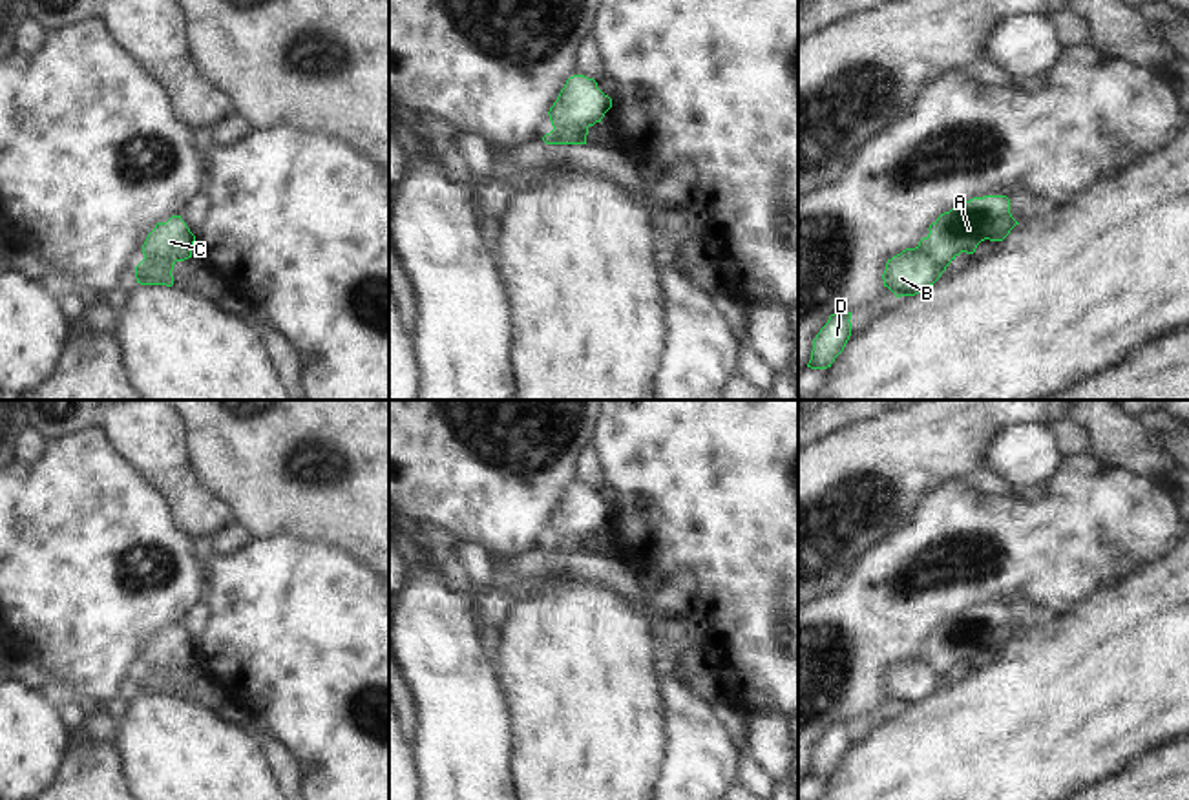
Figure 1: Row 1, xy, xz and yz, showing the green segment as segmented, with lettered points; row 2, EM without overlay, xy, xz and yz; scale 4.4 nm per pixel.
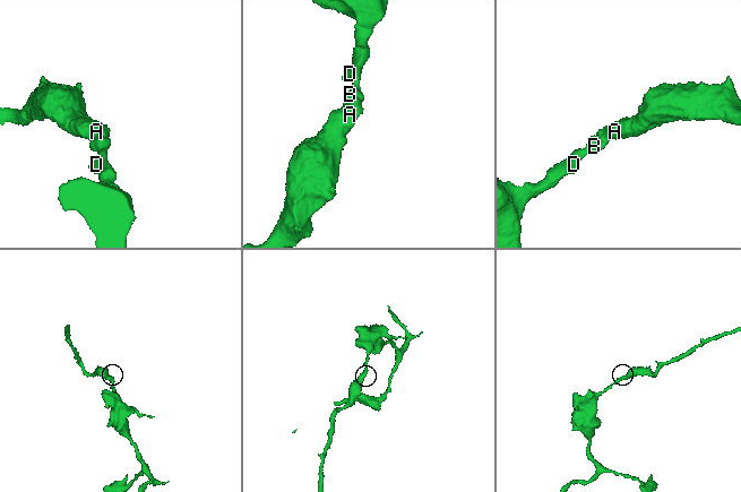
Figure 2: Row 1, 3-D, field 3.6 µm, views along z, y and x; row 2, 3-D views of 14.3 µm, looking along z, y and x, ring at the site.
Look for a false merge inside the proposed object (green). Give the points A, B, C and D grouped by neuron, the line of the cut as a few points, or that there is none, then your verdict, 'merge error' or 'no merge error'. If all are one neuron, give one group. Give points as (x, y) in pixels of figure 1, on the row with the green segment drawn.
groups A C / B D; cut xz (594, 121), (576, 126), (554, 126); merge error

